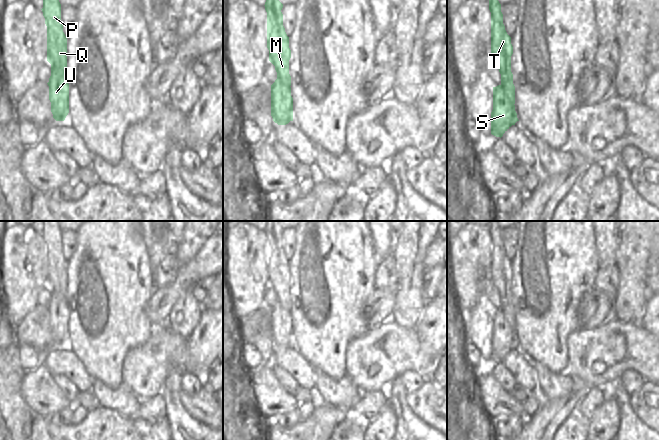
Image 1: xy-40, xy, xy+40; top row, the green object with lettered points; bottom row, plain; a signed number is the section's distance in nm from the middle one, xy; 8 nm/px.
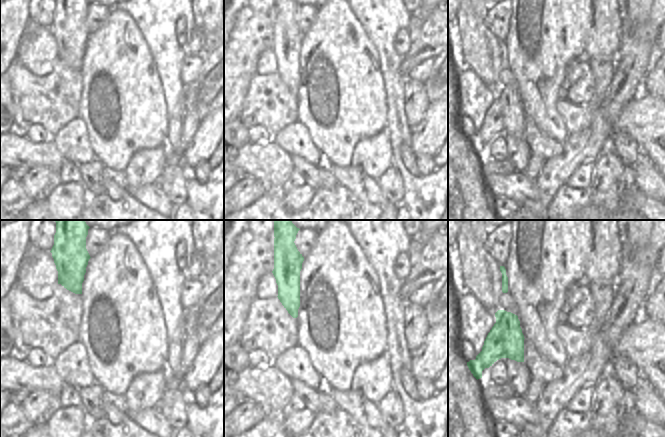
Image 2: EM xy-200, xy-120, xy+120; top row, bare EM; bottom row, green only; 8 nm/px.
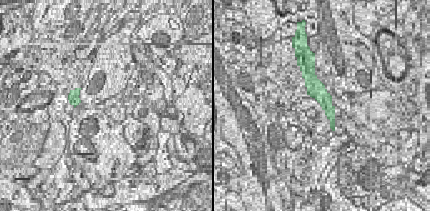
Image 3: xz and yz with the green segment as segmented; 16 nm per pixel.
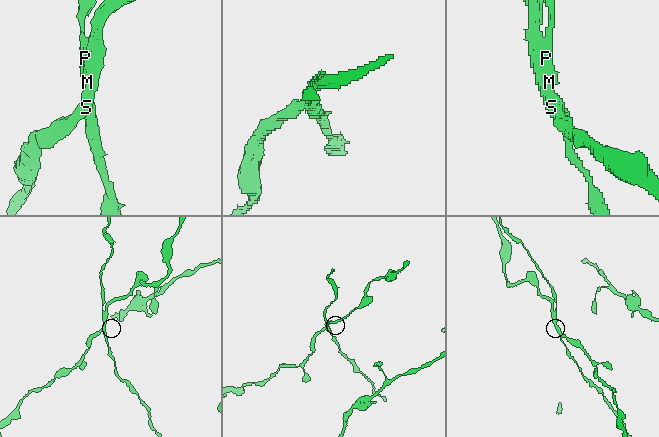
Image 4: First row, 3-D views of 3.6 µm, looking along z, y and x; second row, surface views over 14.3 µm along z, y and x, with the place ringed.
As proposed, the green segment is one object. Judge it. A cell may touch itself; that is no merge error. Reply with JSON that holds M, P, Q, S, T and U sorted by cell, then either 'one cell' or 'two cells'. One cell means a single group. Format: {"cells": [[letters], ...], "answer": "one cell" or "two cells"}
{"cells": [["M", "P", "Q", "T"], ["S", "U"]], "answer": "two cells"}

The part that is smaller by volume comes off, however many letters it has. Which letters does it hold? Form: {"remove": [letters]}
{"remove": ["M", "P", "Q", "T"]}

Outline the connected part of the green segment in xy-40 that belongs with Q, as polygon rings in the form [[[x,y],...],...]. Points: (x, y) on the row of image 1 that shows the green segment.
[[[43,0],[41,9],[47,26],[47,61],[56,69],[67,68],[67,37],[63,32],[61,7],[54,0]]]

